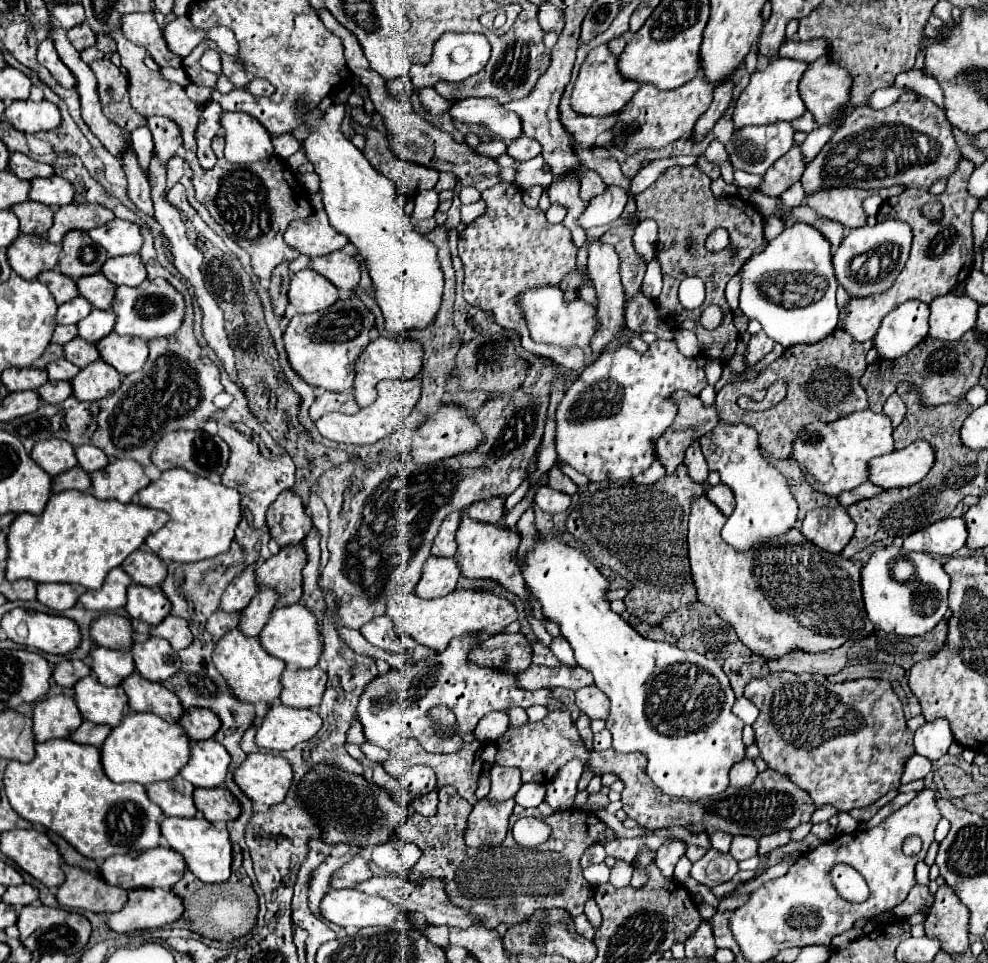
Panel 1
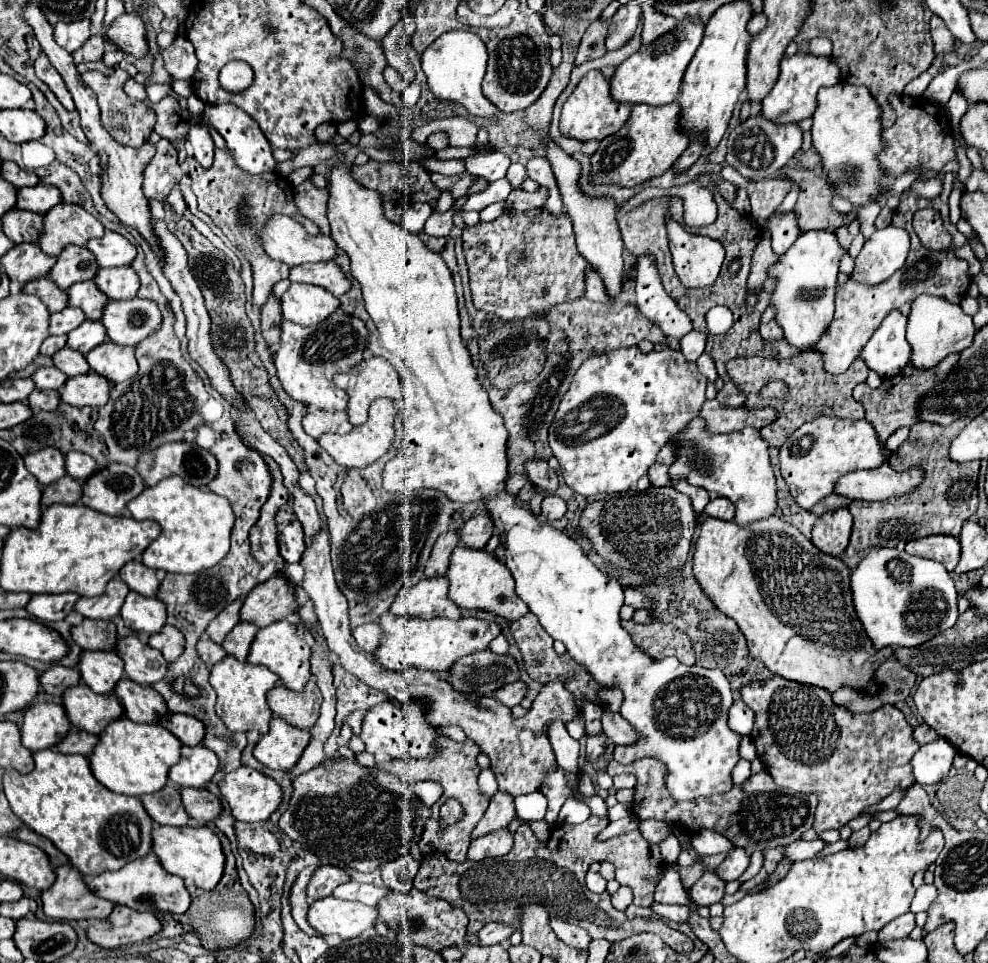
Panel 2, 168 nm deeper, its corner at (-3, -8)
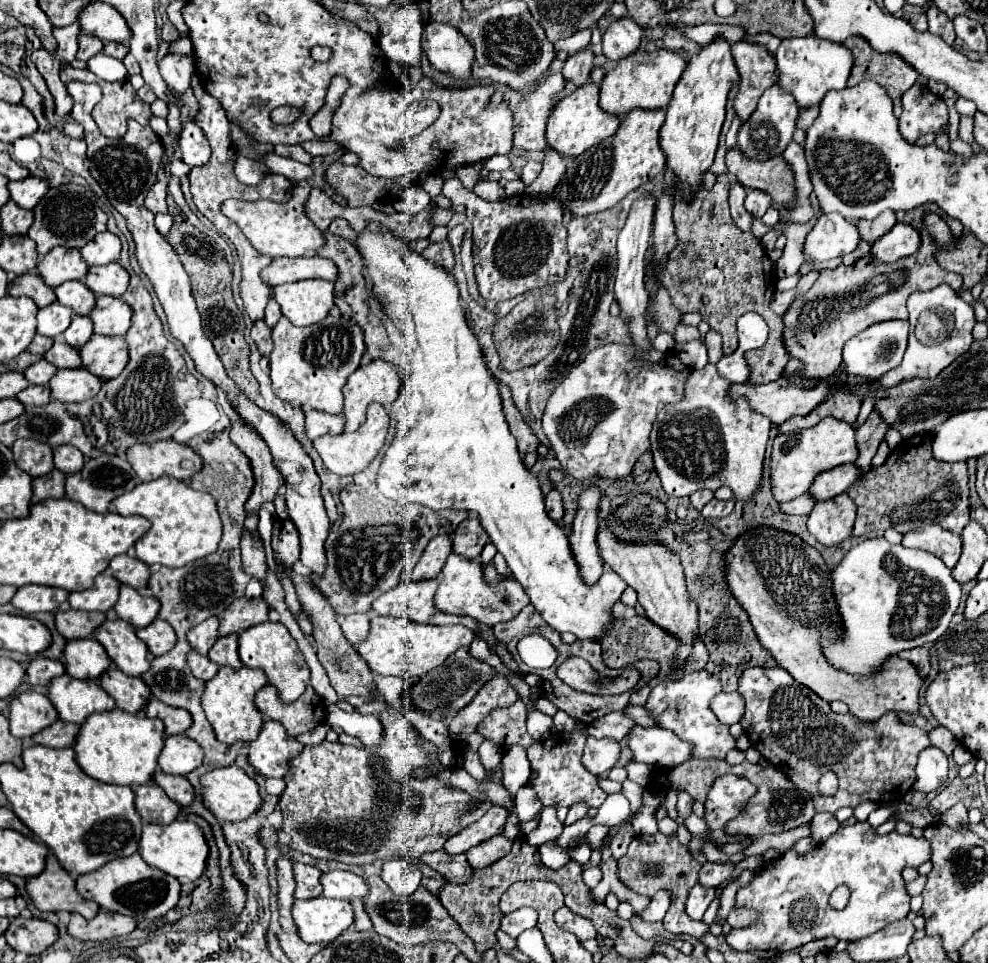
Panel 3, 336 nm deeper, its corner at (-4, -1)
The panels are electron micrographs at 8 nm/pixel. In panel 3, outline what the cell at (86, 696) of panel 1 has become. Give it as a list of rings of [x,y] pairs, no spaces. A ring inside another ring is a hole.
[[[68,674],[52,678],[48,698],[54,704],[60,720],[82,724],[86,716],[100,710],[112,710],[114,700],[94,680],[76,680]]]

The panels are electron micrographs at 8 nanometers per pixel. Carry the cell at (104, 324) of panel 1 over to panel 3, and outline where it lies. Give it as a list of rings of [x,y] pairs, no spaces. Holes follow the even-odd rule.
[[[74,316],[70,326],[64,332],[64,340],[80,350],[92,336],[92,320],[88,316]]]

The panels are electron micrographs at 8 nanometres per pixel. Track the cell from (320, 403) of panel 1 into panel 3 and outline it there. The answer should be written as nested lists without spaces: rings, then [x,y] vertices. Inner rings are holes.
[[[306,410],[306,436],[316,440],[324,434],[340,434],[344,430],[344,418],[332,416],[320,410]]]

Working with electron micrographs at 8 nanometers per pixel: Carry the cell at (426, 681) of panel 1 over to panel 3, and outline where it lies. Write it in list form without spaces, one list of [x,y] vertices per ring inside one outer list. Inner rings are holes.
[[[338,706],[326,708],[326,722],[342,728],[348,736],[358,738],[364,746],[376,746],[382,738],[382,724],[376,716],[362,716],[358,712],[342,712]]]

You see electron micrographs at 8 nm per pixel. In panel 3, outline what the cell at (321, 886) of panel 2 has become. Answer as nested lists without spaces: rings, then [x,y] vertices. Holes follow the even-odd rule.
[[[294,862],[292,870],[294,870],[294,880],[296,880],[296,890],[294,890],[296,900],[310,900],[322,894],[322,888],[320,888],[322,872],[318,868],[302,864],[302,862]]]

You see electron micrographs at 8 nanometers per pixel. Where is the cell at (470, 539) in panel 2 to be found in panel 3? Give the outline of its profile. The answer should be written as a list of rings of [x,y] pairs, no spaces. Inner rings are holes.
[[[468,518],[464,520],[452,538],[452,552],[458,556],[464,556],[468,560],[476,560],[482,552],[482,548],[488,542],[488,534],[480,526],[478,518]]]

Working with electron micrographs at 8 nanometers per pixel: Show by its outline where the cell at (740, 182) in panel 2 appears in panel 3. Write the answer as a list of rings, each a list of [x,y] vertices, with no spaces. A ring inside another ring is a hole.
[[[736,115],[733,119],[733,122],[731,124],[731,127],[726,134],[726,148],[727,150],[730,150],[730,148],[733,148],[737,143],[737,133],[739,131],[739,128],[741,127],[742,122]]]

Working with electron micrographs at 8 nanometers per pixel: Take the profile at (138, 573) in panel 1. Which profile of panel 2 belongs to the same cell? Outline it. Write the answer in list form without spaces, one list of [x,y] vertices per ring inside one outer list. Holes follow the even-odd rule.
[[[129,561],[121,571],[119,577],[129,585],[131,591],[137,591],[145,597],[155,597],[159,591],[159,579],[153,569],[145,567],[141,561]]]

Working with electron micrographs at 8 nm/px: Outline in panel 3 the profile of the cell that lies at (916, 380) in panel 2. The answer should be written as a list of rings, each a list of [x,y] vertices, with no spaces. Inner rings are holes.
[[[872,412],[870,418],[866,420],[864,426],[856,428],[856,444],[860,448],[858,458],[856,458],[856,468],[860,468],[862,472],[868,472],[870,460],[878,450],[878,444],[884,440],[884,434],[888,432],[888,424],[884,424],[884,420],[880,420],[878,412]]]

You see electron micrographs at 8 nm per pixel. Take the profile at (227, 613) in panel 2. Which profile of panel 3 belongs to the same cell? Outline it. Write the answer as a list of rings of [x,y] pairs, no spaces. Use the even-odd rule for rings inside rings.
[[[212,616],[212,618],[204,620],[202,624],[190,628],[188,634],[186,634],[186,640],[188,640],[190,648],[200,652],[202,656],[208,654],[208,650],[216,642],[216,638],[218,638],[218,618],[216,616]]]

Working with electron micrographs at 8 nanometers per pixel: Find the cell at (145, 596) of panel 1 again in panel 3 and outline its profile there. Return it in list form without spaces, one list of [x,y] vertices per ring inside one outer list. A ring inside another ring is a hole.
[[[120,586],[120,598],[114,606],[118,618],[128,622],[134,628],[148,626],[160,610],[160,602],[154,596],[138,592],[128,586]]]

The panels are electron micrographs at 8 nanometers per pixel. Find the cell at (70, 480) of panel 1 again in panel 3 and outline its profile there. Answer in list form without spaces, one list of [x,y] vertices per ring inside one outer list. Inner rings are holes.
[[[52,470],[48,476],[40,476],[32,480],[32,504],[46,498],[62,498],[64,480],[66,480],[66,474],[62,474],[60,470]]]

